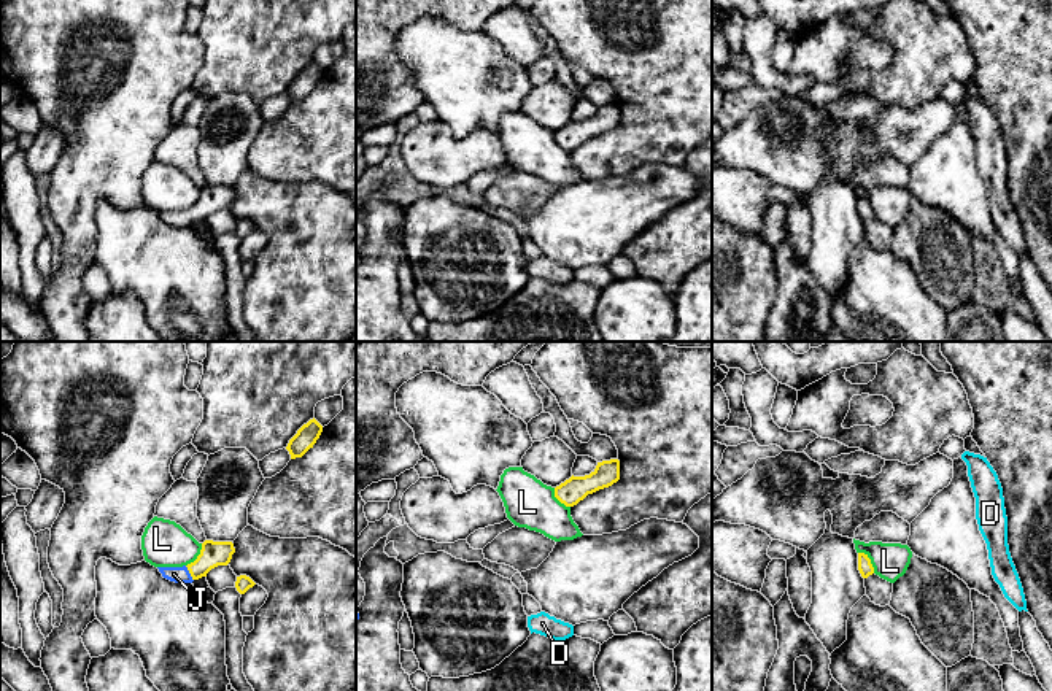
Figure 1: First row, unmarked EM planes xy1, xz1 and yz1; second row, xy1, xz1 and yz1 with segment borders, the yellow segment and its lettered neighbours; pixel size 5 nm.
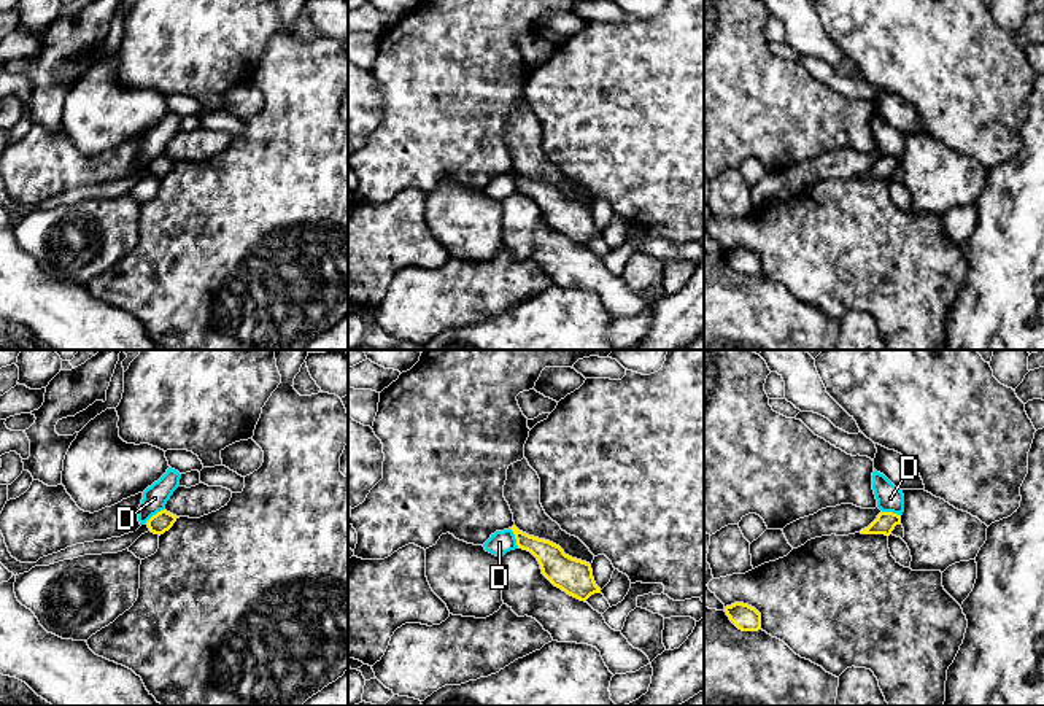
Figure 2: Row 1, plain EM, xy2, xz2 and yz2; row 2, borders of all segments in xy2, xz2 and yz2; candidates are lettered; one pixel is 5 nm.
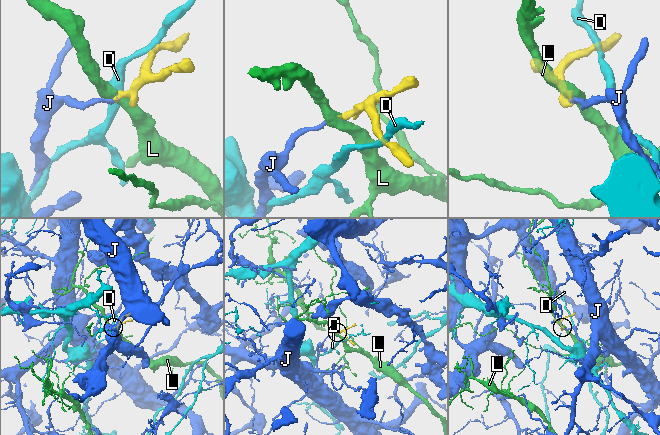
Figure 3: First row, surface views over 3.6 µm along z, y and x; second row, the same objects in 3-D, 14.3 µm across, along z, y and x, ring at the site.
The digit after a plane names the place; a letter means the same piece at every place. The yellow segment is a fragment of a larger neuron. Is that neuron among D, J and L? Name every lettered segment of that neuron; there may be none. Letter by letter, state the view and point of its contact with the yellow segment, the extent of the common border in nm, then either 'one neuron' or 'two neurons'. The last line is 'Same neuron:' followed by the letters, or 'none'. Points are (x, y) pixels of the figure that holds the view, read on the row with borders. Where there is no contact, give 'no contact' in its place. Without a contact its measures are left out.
D: xz2 (515, 538) | 120 nm | two neurons
J: xy1 (189, 572) | 90 nm | one neuron
L: yz1 (870, 561) | 140 nm | two neurons
Same neuron: J

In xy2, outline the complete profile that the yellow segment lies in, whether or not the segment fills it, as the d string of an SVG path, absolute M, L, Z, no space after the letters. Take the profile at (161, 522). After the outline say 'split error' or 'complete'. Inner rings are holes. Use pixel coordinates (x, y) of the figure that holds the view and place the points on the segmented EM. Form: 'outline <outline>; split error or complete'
outline M165 509L157 512L156 515L153 515L146 525L149 528L151 533L154 534L164 534L165 531L168 531L173 523L178 520L180 517L167 512Z; complete

